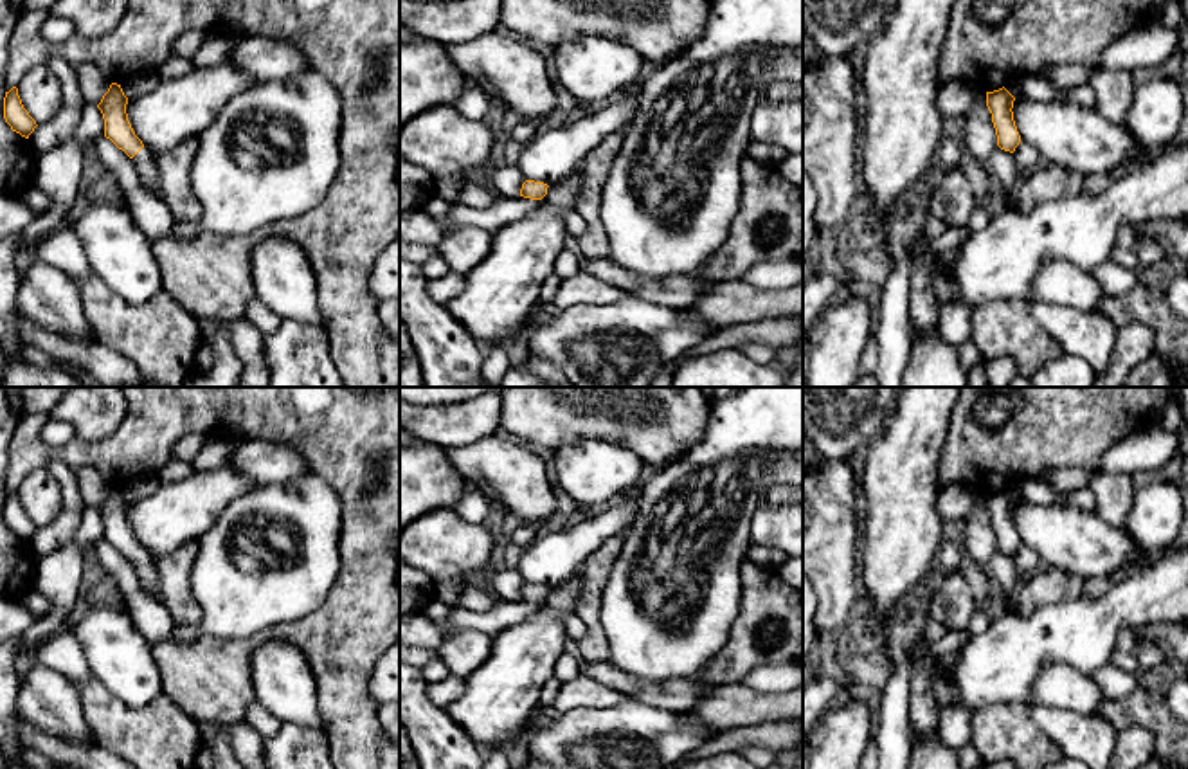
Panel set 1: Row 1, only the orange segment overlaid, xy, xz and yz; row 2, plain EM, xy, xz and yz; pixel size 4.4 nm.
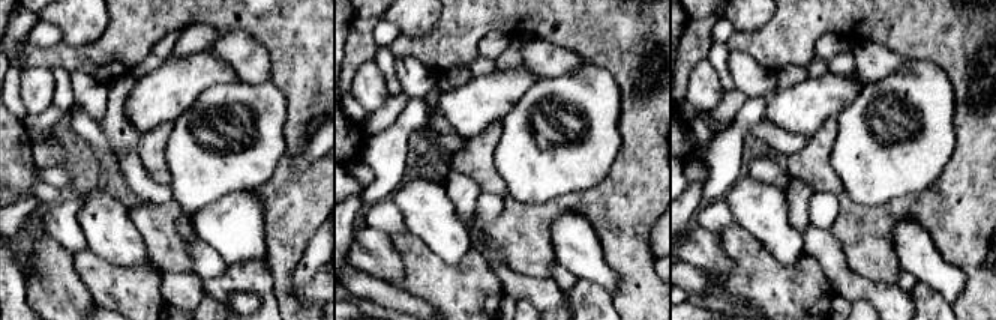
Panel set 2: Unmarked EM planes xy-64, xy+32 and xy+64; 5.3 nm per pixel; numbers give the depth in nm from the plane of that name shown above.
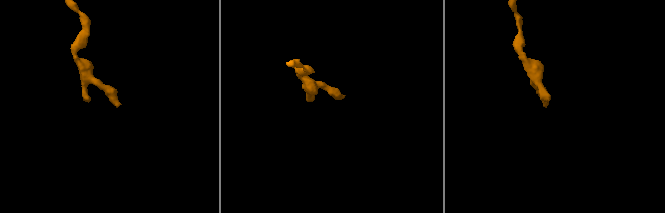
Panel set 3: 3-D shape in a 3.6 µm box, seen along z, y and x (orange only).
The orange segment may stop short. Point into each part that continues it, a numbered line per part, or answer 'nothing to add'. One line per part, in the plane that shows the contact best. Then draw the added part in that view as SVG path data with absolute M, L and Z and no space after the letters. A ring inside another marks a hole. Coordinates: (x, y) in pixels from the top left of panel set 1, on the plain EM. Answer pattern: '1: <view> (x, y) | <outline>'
1: xy (144, 564) | M146 549L131 562L140 587L144 591L157 591L158 589L158 571L157 571L157 558L153 558Z

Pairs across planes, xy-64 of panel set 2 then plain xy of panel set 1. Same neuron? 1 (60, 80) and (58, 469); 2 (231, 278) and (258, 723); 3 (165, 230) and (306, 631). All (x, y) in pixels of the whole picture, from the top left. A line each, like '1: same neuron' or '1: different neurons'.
1: same neuron
2: different neurons
3: same neuron

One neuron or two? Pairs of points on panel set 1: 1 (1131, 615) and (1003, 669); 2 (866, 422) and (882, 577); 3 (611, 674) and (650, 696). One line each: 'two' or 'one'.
1: one
2: two
3: one

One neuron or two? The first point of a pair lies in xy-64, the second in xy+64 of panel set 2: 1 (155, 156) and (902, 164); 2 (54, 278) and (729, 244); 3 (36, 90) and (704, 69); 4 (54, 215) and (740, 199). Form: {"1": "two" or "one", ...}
{"1": "two", "2": "two", "3": "one", "4": "two"}

